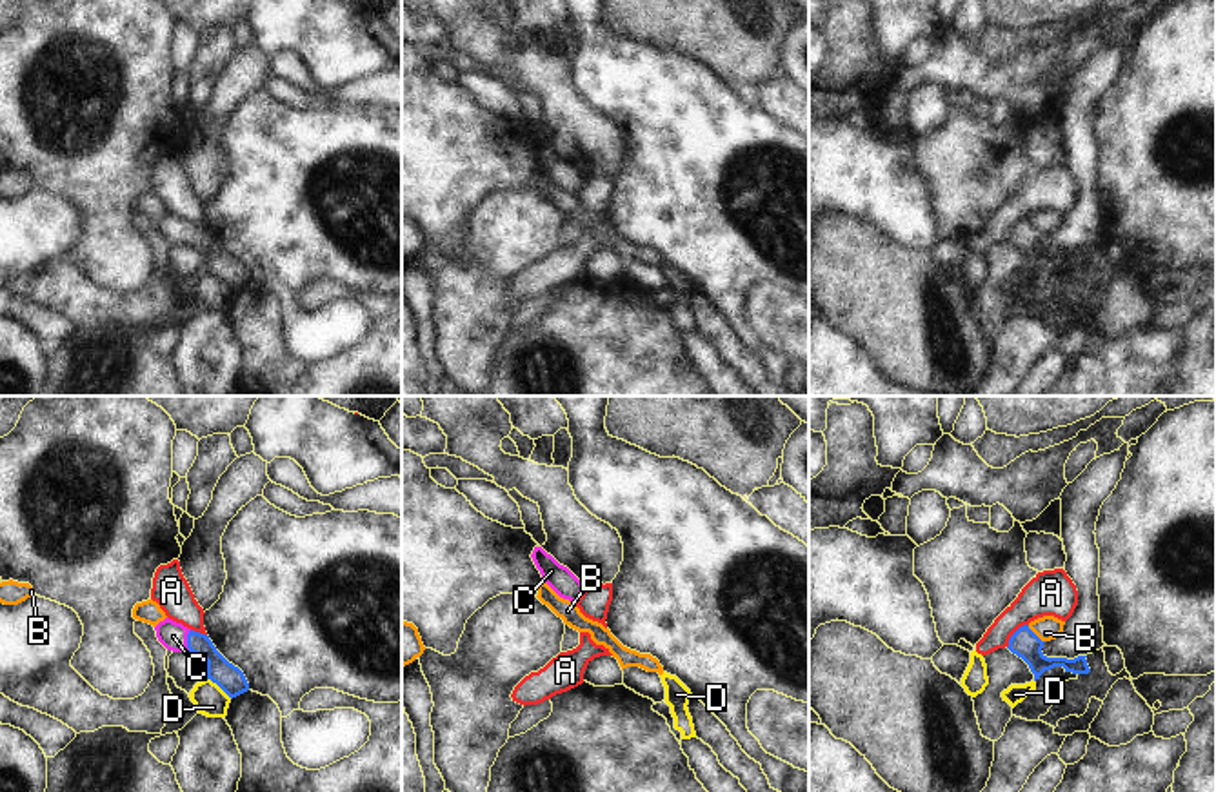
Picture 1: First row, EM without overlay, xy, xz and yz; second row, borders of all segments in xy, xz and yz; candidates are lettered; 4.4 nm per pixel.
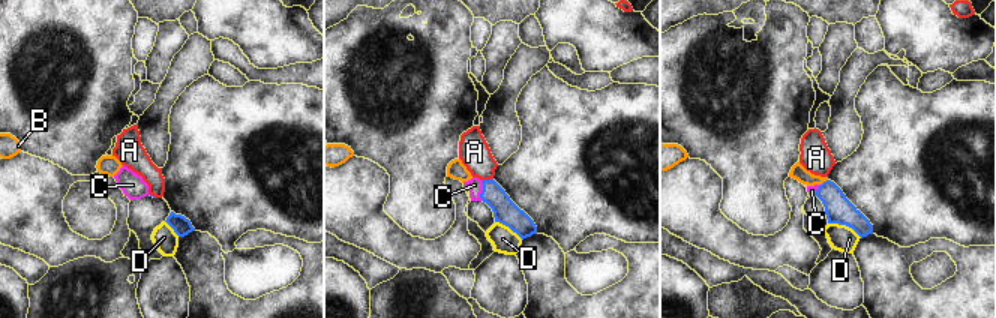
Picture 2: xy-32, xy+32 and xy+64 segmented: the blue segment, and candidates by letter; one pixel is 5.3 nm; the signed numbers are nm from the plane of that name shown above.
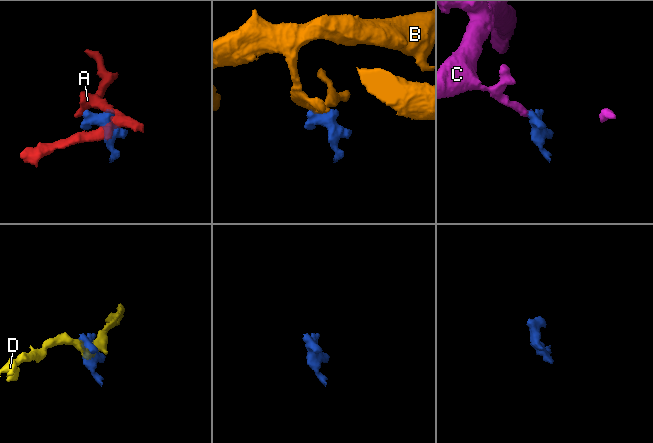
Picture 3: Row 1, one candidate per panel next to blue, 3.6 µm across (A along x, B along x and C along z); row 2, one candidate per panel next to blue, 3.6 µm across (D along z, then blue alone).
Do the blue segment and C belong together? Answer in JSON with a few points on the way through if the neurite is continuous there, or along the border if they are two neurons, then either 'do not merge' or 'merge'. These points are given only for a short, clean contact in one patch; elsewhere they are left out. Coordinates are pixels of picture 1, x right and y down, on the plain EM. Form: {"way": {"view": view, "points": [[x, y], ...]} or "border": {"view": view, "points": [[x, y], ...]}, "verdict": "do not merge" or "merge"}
{"way": {"view": "xy", "points": [[229, 271], [199, 237], [188, 233], [173, 229]]}, "verdict": "merge"}

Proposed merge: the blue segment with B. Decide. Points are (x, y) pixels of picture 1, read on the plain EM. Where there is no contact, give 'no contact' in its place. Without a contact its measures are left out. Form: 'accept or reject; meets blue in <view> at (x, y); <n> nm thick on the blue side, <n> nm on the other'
reject; meets blue in yz at (1035, 227); 120 nm thick on the blue side, 110 nm on the other

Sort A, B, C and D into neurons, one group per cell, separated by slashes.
A / B / C / D

